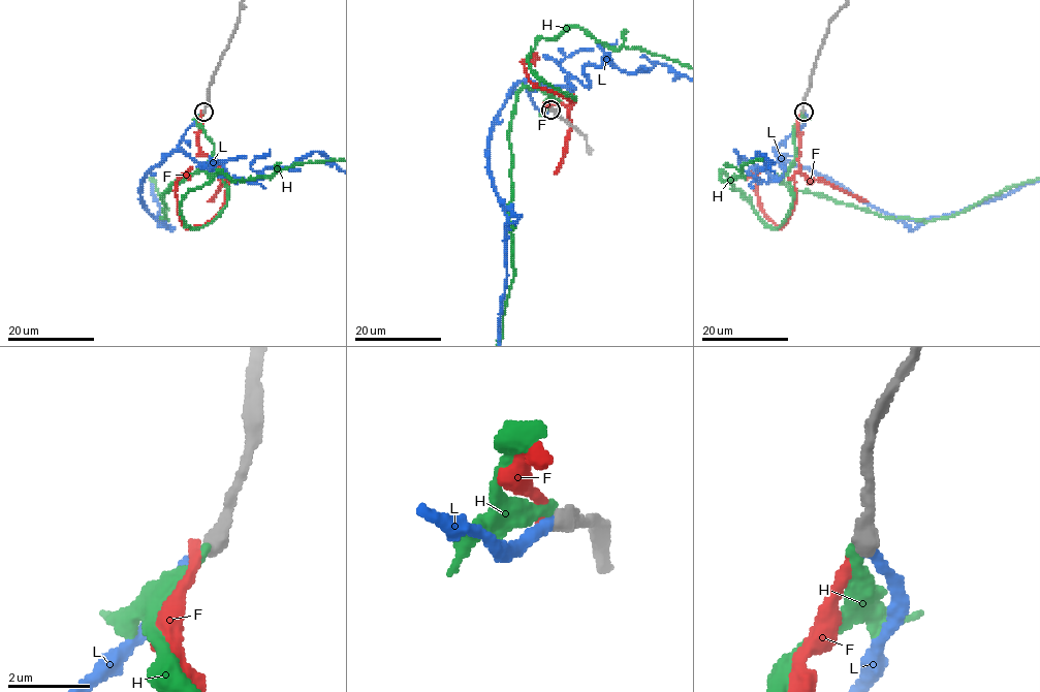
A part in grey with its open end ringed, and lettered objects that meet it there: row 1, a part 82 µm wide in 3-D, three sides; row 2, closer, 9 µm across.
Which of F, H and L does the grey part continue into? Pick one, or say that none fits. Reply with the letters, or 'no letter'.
L

